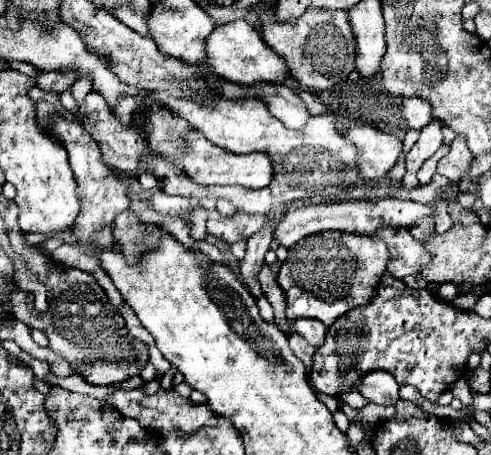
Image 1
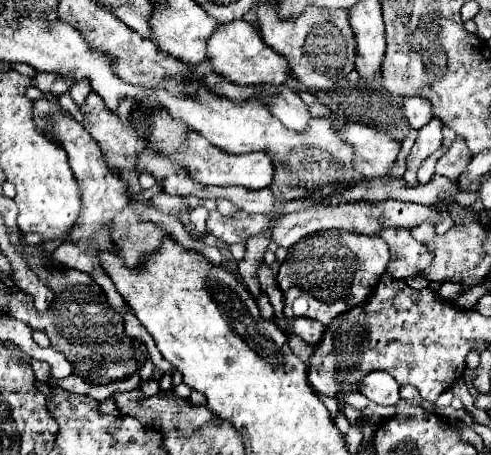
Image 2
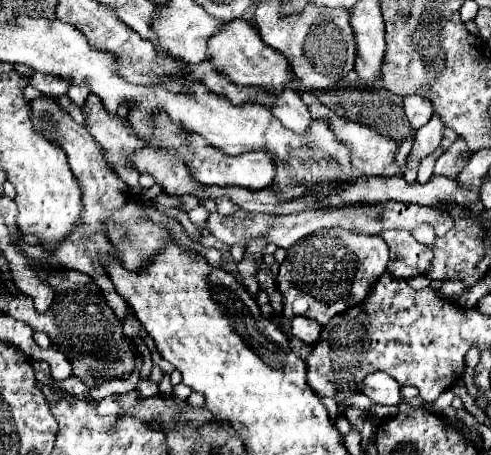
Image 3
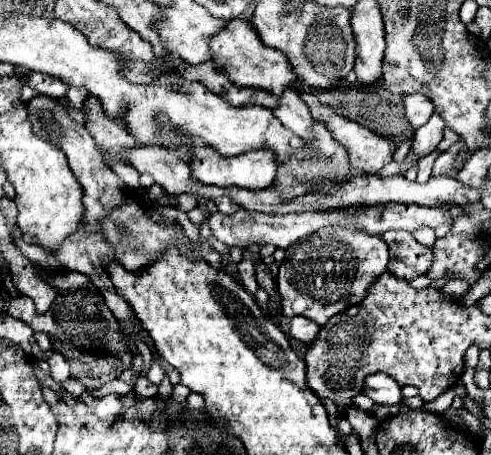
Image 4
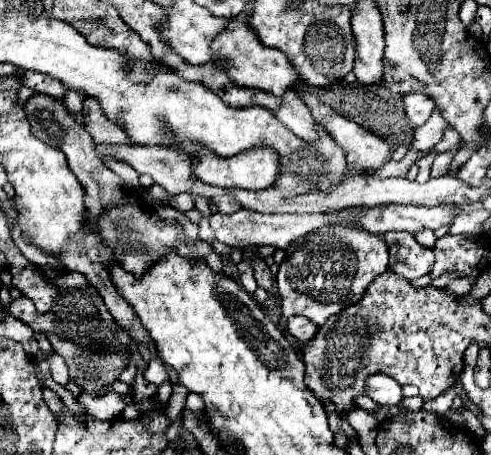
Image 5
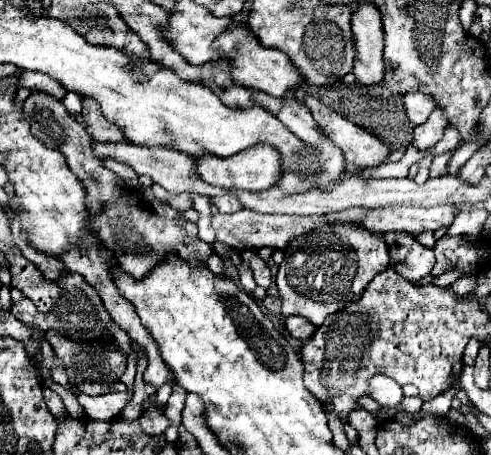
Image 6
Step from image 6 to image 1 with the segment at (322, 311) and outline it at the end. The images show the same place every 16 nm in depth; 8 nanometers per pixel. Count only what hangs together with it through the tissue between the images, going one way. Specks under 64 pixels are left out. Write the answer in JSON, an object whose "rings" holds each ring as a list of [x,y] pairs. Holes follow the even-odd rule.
{"rings":[[[326,230],[298,240],[288,248],[288,258],[278,272],[278,284],[288,298],[288,320],[316,318],[324,324],[332,324],[332,320],[348,314],[352,308],[364,308],[364,304],[376,294],[386,264],[386,244],[368,236]]]}

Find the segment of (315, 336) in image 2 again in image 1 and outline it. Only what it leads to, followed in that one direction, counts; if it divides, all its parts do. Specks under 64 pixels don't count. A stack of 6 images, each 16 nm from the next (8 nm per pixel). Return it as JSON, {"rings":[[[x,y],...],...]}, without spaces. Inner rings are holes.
{"rings":[[[300,318],[292,324],[292,328],[294,328],[294,332],[302,334],[314,348],[320,348],[320,344],[324,344],[324,336],[328,334],[328,326],[322,324],[320,320],[312,320],[312,318]]]}

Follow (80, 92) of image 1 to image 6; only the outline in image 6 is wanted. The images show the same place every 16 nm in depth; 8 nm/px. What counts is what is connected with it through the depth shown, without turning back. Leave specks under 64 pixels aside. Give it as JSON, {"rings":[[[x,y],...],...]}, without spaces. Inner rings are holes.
{"rings":[[[68,92],[66,94],[66,98],[62,100],[62,104],[66,106],[66,110],[70,112],[70,114],[80,114],[82,112],[82,94],[78,94],[78,92]]]}

